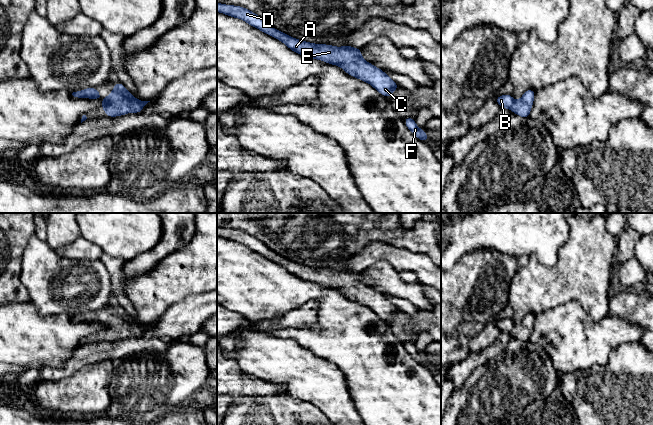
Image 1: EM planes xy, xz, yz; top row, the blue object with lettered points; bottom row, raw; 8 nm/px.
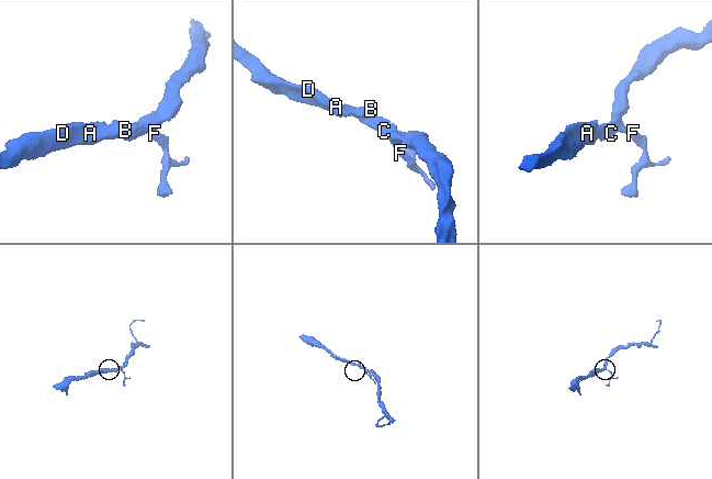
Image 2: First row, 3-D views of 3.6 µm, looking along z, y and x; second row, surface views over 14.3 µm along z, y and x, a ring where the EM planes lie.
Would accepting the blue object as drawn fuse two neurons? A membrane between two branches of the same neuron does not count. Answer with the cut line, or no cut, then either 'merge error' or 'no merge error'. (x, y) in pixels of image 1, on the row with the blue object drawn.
no cut | no merge error

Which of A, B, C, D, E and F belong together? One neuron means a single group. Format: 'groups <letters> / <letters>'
groups A B C D E F

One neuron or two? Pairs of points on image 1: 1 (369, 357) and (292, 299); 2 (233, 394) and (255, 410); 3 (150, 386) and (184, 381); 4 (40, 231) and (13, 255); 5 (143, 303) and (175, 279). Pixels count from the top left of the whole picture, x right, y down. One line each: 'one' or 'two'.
1: one
2: two
3: one
4: two
5: one

